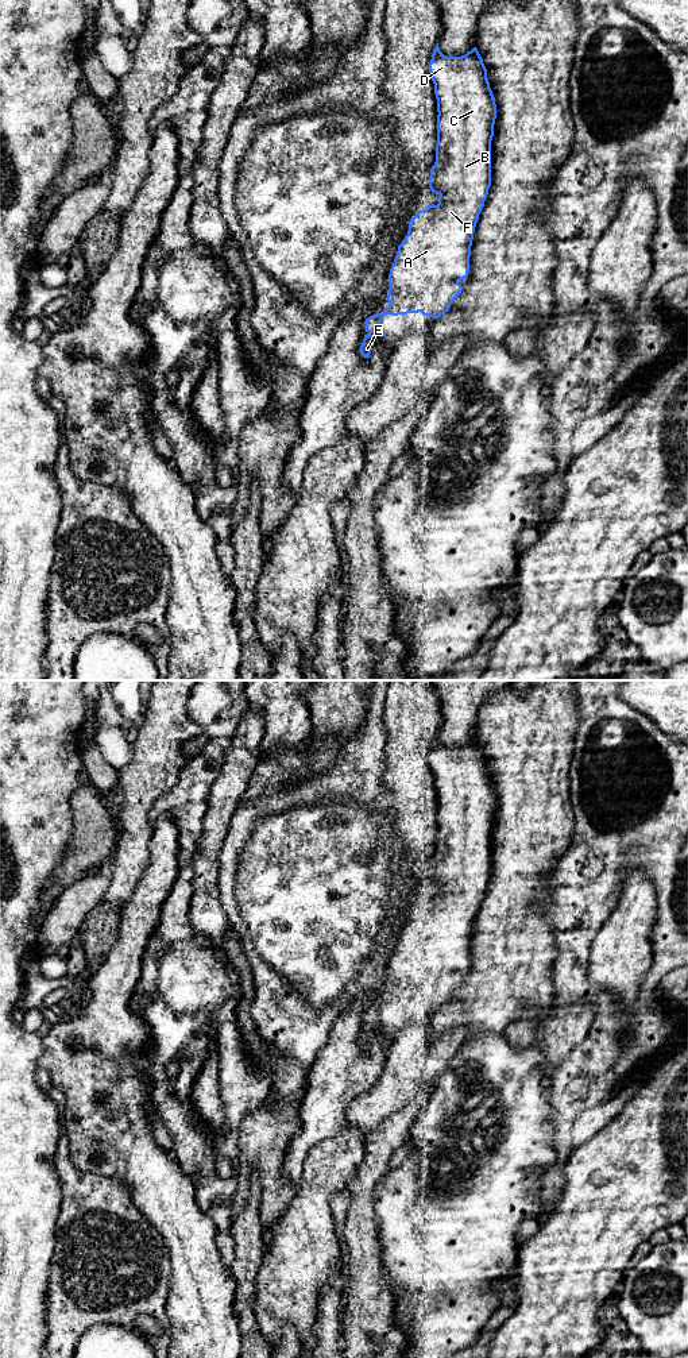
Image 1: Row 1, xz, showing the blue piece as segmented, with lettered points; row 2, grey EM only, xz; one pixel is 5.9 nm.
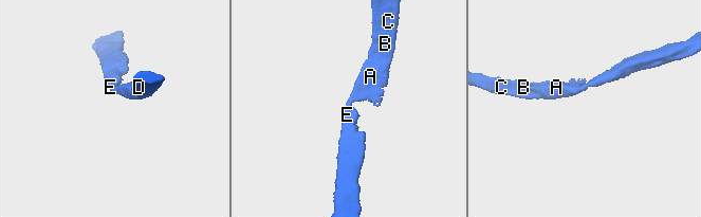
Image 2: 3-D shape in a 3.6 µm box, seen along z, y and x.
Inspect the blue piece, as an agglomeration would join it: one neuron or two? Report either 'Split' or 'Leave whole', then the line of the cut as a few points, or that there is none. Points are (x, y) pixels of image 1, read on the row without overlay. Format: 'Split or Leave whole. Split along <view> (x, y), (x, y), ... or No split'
Leave whole. No split

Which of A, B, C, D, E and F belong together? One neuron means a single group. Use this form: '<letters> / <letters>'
A B C D E F

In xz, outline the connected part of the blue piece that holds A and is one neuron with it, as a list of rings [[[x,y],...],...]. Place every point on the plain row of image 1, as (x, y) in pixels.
[[[436,736],[429,755],[437,790],[436,853],[430,860],[429,879],[438,887],[438,895],[418,902],[409,913],[409,922],[389,965],[390,996],[380,1004],[366,1010],[366,1023],[360,1045],[370,1049],[374,1025],[386,1029],[380,1019],[384,1007],[421,1003],[438,1010],[449,1002],[461,984],[459,975],[468,968],[474,923],[491,877],[491,832],[496,810],[496,795],[487,760],[476,738],[461,748],[447,748]]]

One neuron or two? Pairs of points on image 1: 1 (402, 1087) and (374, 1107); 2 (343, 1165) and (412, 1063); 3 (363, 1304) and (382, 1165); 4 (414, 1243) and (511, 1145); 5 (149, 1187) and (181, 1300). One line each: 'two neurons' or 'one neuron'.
1: one neuron
2: two neurons
3: one neuron
4: one neuron
5: one neuron

